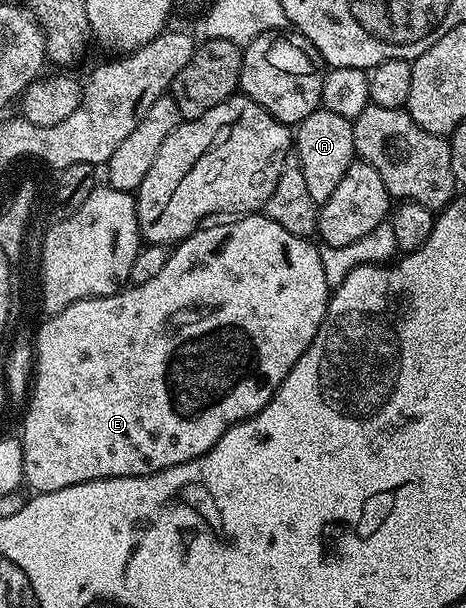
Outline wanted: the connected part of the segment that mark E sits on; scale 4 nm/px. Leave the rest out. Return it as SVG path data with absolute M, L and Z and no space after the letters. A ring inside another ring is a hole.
M238 215L223 221L226 221L223 225L210 223L199 227L189 237L177 242L170 249L168 263L164 263L161 271L148 279L148 283L123 287L107 297L85 297L64 311L47 316L37 326L38 370L34 407L20 421L24 455L22 475L25 484L30 484L35 494L60 491L69 485L103 481L109 477L147 477L149 473L159 473L204 455L222 438L224 431L256 415L269 403L280 383L284 383L288 371L292 371L312 339L316 339L316 331L322 325L332 292L328 279L324 279L324 263L320 263L319 246L313 245L313 240L292 235L292 231L284 231L280 223L265 215Z

